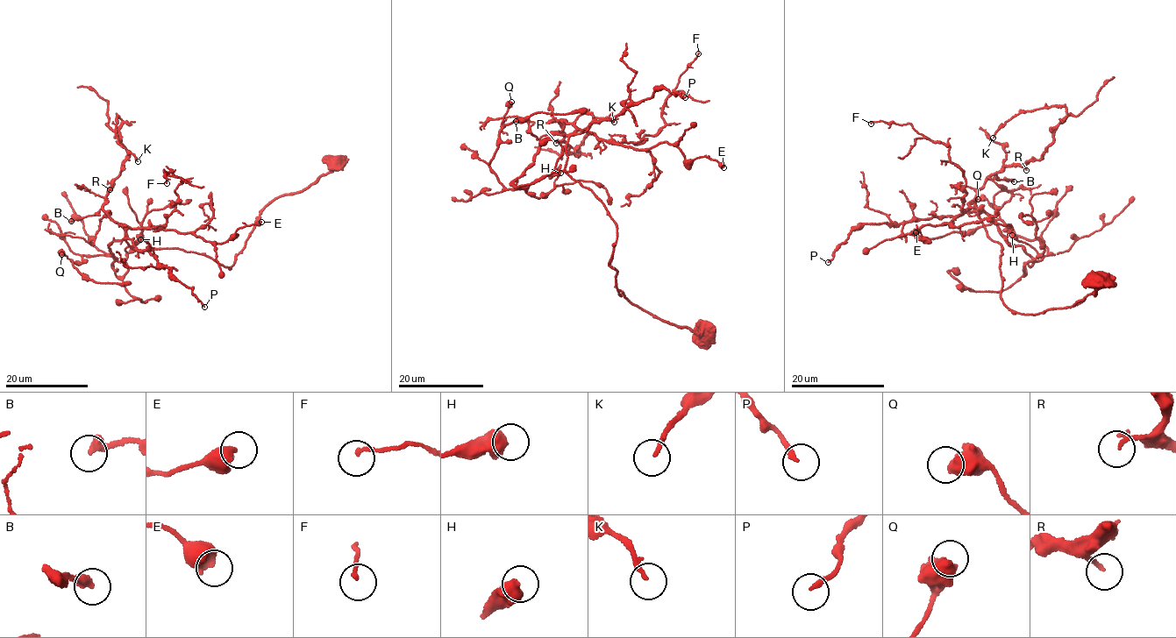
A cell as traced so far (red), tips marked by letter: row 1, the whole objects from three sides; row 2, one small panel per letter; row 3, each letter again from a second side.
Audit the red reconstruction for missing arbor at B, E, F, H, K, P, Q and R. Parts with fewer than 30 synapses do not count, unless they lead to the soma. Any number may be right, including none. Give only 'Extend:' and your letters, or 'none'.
Extend: none

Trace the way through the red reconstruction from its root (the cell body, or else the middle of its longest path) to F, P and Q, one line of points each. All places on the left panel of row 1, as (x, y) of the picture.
F: (336, 164), (263, 209), (229, 268), (125, 241), (129, 228), (165, 225), (182, 180), (163, 170), (167, 183)
P: (336, 164), (263, 209), (229, 268), (177, 248), (138, 251), (125, 240), (171, 269), (204, 307)
Q: (336, 164), (263, 209), (229, 268), (120, 239), (109, 249), (120, 277), (112, 257), (61, 254)

